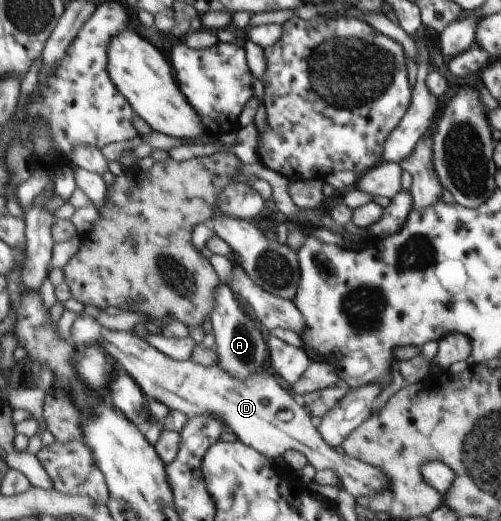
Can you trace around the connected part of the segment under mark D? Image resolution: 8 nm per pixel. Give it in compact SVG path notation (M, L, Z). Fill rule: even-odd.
M85 313L73 322L71 326L71 342L74 345L86 346L89 344L99 344L104 347L109 355L112 355L120 363L122 370L125 370L142 388L144 394L155 401L161 402L170 409L176 409L184 413L188 418L201 414L218 415L225 423L228 429L233 430L241 442L260 451L267 458L276 460L283 457L289 450L304 453L309 460L309 464L315 467L316 471L330 469L337 472L345 489L353 498L358 501L359 498L374 496L386 489L395 489L393 479L384 469L372 466L357 458L352 458L346 453L337 453L334 447L331 447L324 436L321 435L318 422L306 406L299 405L295 401L295 396L289 391L285 391L277 379L273 377L269 366L258 370L258 372L245 381L241 381L225 371L219 365L204 367L192 360L176 360L169 357L165 352L159 351L151 342L137 337L133 331L109 330L97 323L94 317ZM281 411L291 411L293 418L290 421L283 421L279 417Z

